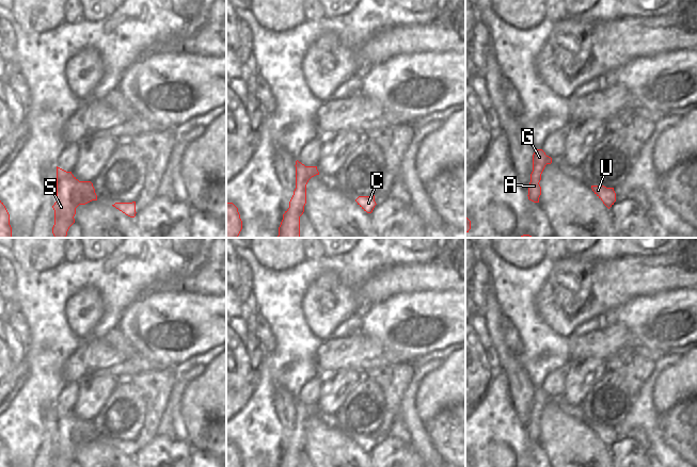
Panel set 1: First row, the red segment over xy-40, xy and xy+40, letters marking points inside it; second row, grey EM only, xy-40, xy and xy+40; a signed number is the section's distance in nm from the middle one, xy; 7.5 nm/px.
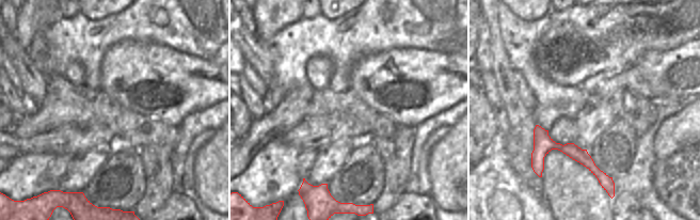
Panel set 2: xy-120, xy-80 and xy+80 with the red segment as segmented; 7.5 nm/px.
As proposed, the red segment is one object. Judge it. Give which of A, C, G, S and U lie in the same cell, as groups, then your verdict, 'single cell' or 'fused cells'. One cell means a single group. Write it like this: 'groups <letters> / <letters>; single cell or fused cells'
groups A C G S U; single cell

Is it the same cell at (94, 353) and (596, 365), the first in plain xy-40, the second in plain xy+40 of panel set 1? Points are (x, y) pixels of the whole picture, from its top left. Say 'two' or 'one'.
two

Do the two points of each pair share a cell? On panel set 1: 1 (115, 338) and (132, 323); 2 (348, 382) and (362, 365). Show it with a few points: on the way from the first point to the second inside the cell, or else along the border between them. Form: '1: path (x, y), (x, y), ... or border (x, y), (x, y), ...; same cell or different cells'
1: border (117, 328), (138, 351); different cells
2: border (332, 372), (342, 369), (355, 369), (364, 374); different cells

